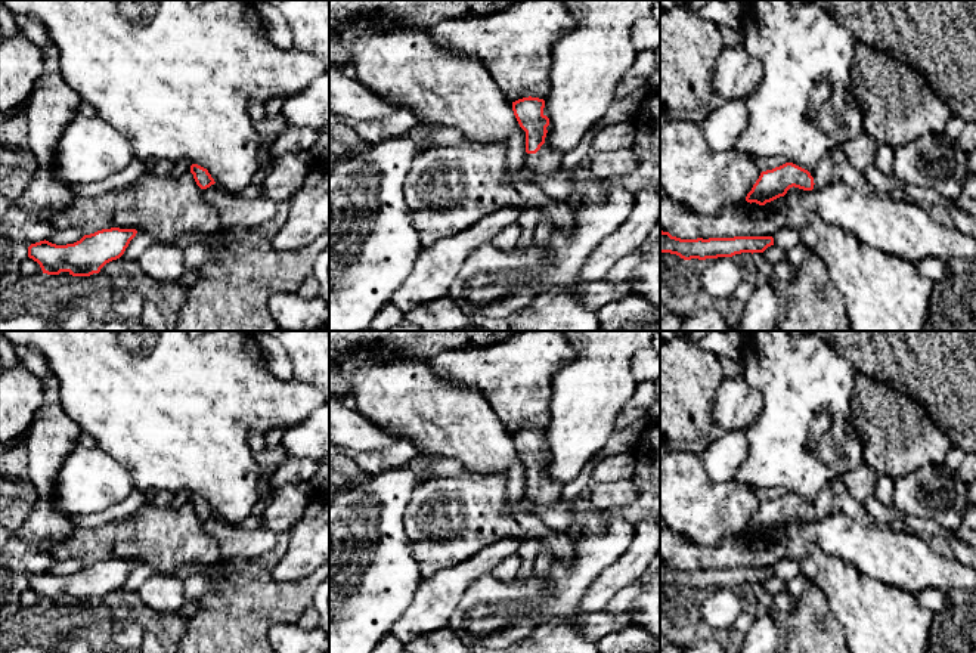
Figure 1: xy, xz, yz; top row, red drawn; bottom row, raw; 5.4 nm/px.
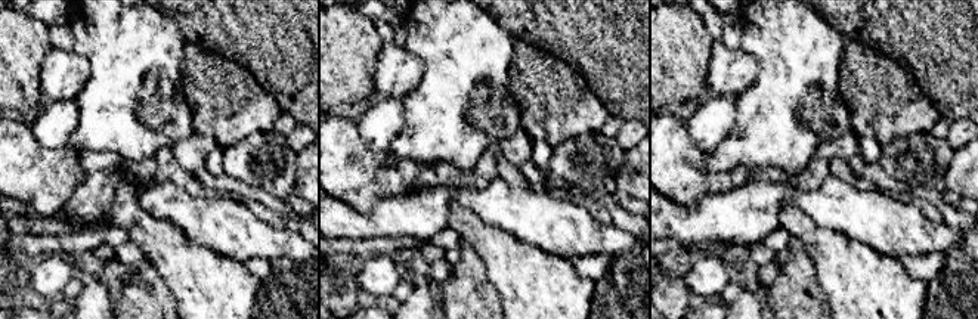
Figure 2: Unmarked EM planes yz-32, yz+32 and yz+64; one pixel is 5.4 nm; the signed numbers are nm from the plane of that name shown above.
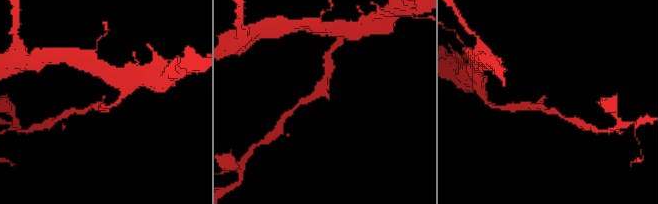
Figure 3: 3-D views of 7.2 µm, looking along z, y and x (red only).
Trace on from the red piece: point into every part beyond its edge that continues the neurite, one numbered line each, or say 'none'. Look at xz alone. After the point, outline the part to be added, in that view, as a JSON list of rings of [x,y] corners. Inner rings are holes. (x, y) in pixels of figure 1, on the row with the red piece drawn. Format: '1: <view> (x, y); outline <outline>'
1: xz (545, 161); outline [[[543,143],[536,154],[526,154],[524,167],[532,173],[552,174],[554,171],[561,170],[561,158],[561,152],[554,151]]]

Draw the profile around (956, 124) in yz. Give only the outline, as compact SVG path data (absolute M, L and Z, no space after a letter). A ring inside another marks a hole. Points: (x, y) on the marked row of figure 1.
M952 115L946 123L944 133L951 139L957 139L964 127L966 121L957 115Z

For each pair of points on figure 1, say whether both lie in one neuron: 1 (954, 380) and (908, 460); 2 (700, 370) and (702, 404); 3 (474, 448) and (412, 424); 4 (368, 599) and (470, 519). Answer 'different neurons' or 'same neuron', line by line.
1: different neurons
2: same neuron
3: same neuron
4: different neurons

